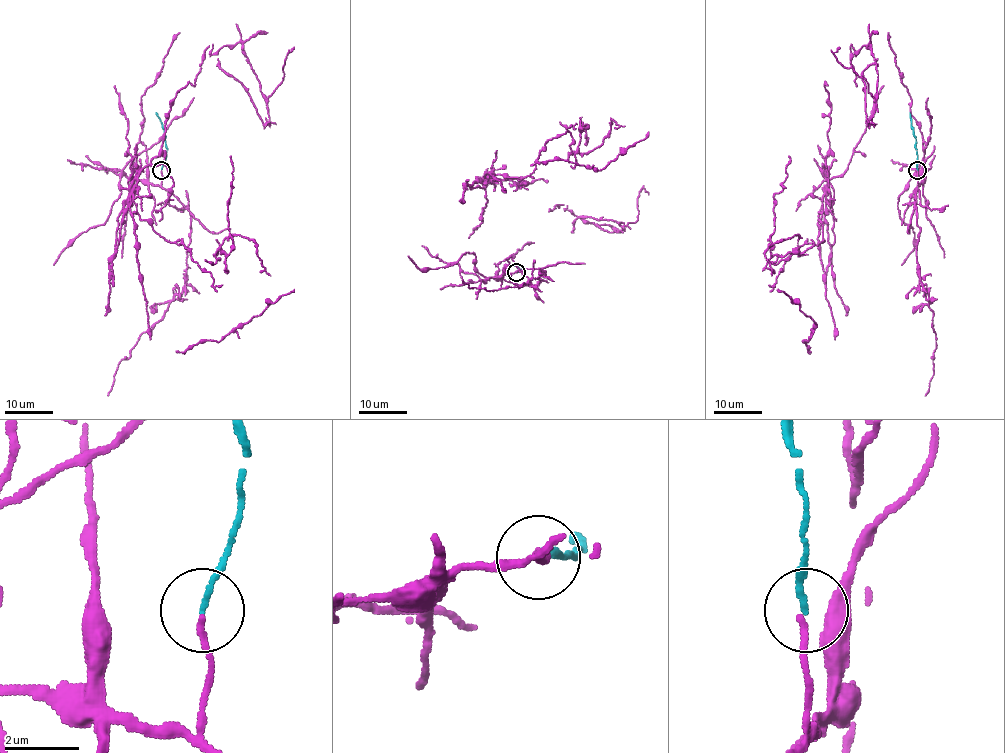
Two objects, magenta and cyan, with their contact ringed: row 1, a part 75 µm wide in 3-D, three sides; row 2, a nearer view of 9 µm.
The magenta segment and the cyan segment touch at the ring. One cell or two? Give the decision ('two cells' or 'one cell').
two cells

